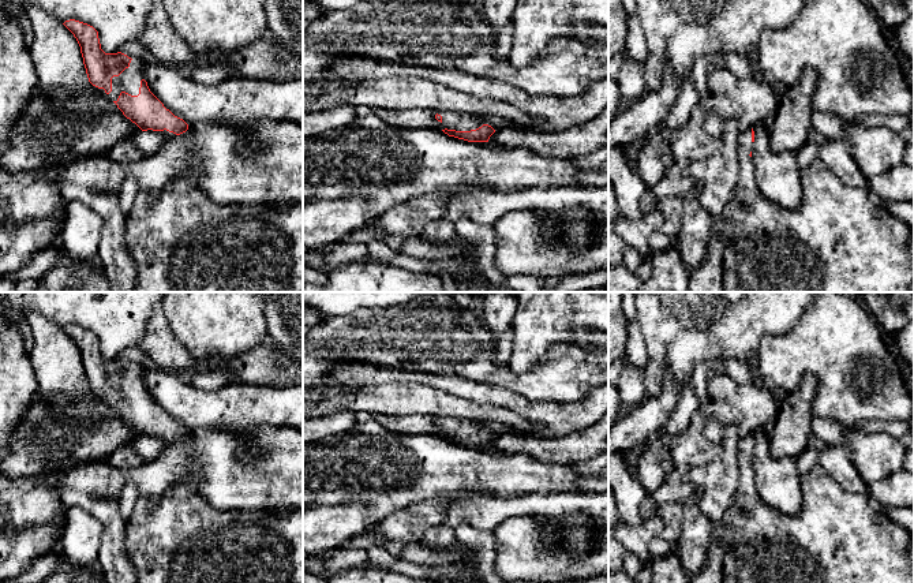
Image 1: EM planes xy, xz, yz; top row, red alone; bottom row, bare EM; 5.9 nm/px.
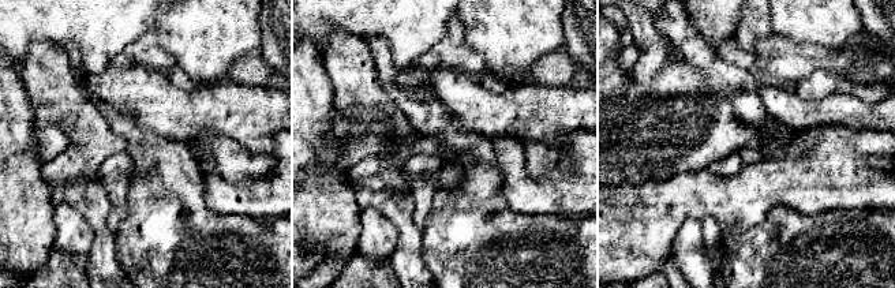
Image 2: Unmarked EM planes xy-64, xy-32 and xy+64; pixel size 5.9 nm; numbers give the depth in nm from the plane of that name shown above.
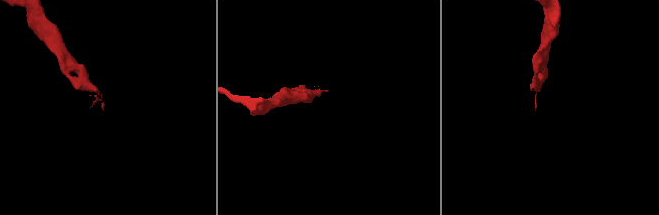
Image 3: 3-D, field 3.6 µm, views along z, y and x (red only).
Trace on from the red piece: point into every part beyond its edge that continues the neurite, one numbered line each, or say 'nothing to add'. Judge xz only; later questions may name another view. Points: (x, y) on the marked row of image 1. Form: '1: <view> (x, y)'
1: xz (456, 120)

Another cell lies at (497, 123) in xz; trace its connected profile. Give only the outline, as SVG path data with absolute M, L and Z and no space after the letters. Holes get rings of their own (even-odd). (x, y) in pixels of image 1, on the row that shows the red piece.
M480 116L483 124L491 126L495 131L513 126L512 122L495 116Z

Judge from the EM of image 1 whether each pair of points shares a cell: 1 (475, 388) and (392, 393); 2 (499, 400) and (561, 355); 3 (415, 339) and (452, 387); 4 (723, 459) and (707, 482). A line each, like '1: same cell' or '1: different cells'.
1: different cells
2: different cells
3: different cells
4: same cell

